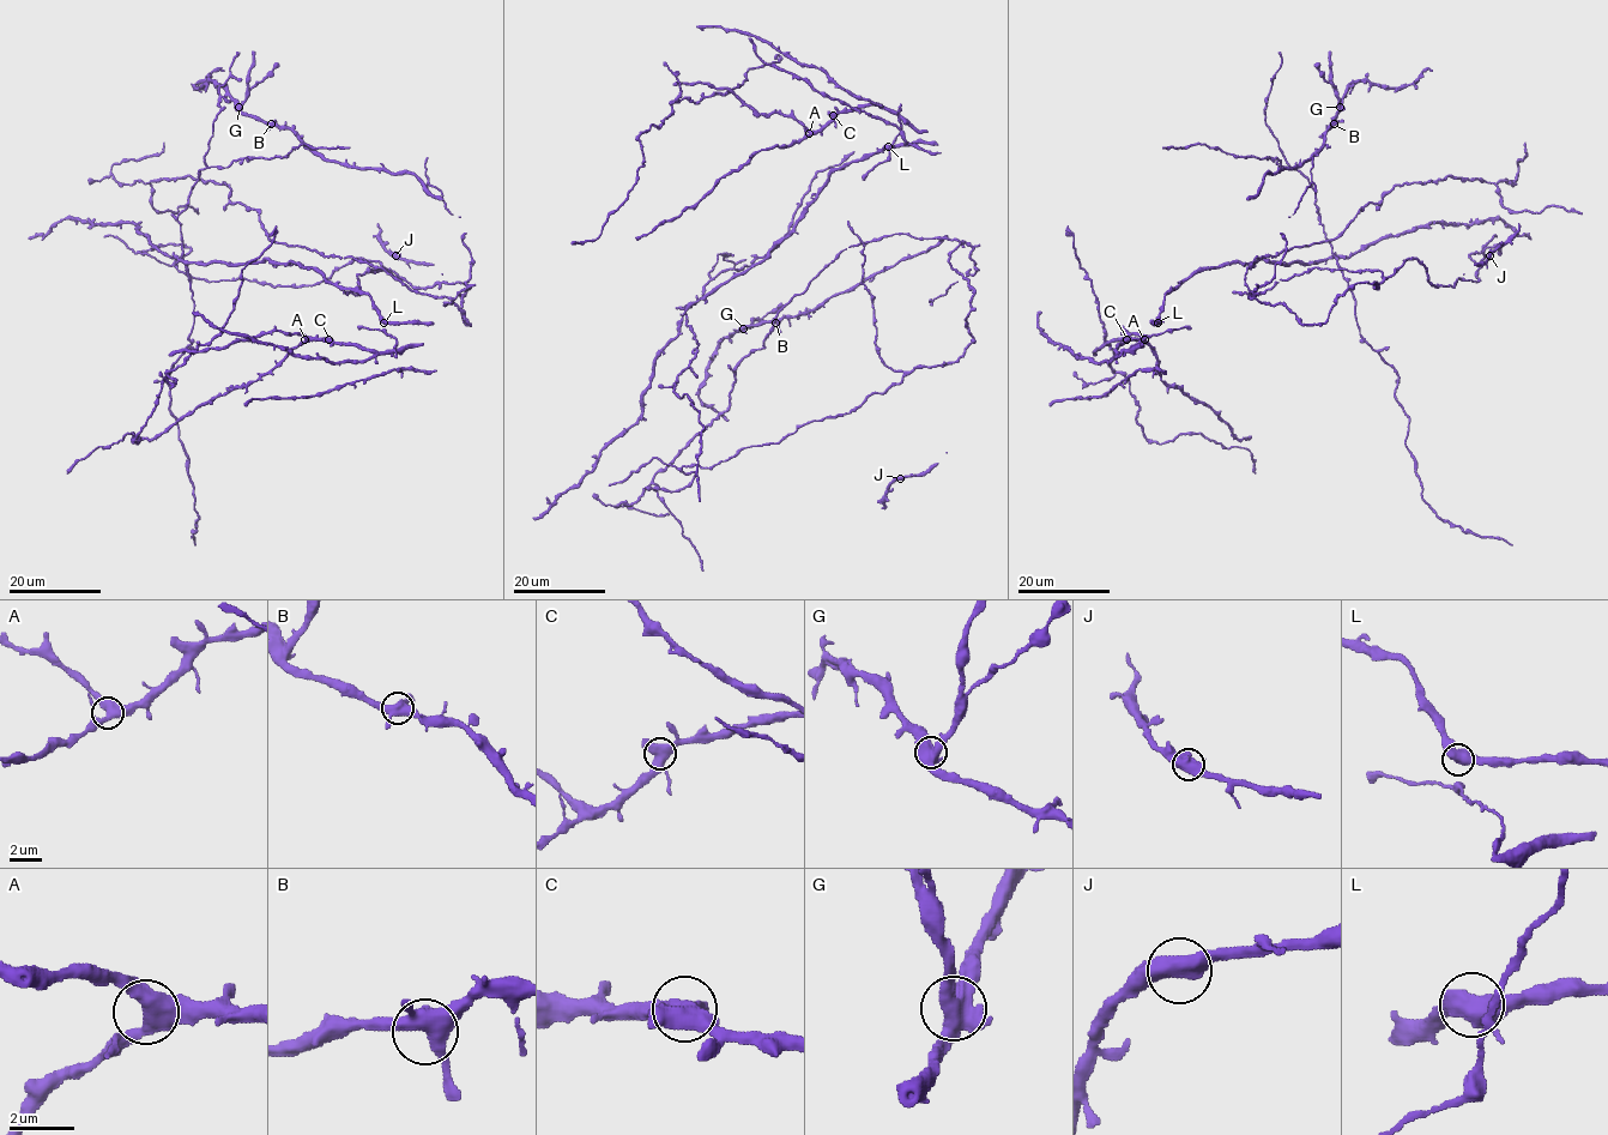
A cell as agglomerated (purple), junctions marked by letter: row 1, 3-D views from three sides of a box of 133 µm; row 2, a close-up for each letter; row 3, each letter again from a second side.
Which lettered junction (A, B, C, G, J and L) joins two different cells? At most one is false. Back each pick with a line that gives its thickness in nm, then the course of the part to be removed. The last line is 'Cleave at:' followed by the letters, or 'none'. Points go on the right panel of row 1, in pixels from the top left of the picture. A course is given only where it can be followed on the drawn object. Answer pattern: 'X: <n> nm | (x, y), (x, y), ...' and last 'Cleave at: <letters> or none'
G: 650 nm | (1340, 107), (1337, 91), (1317, 62)
Cleave at: G

